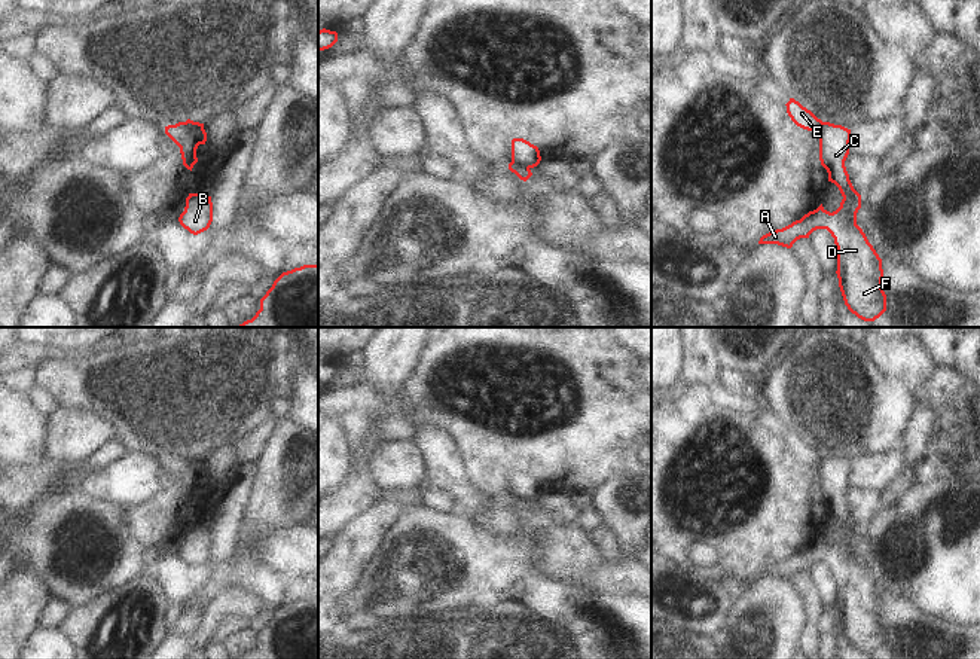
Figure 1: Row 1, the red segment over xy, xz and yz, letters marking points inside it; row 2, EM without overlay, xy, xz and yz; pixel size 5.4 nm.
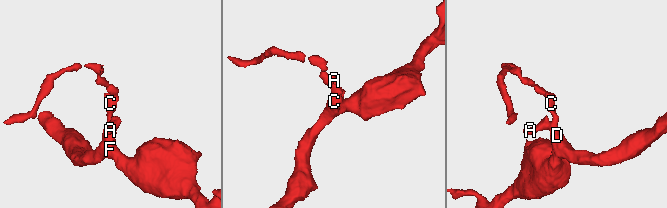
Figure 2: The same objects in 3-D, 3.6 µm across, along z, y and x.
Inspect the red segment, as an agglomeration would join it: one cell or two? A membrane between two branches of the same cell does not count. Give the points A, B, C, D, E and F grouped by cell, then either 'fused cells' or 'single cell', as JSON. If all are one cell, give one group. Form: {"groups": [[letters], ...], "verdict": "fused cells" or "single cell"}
{"groups": [["A", "B", "C", "D", "F"], ["E"]], "verdict": "fused cells"}

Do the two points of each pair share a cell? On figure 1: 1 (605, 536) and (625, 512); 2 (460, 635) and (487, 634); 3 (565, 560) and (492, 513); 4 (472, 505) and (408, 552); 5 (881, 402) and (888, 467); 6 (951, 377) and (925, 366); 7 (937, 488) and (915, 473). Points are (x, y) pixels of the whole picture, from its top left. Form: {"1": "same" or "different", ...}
{"1": "different", "2": "same", "3": "same", "4": "different", "5": "different", "6": "different", "7": "different"}

